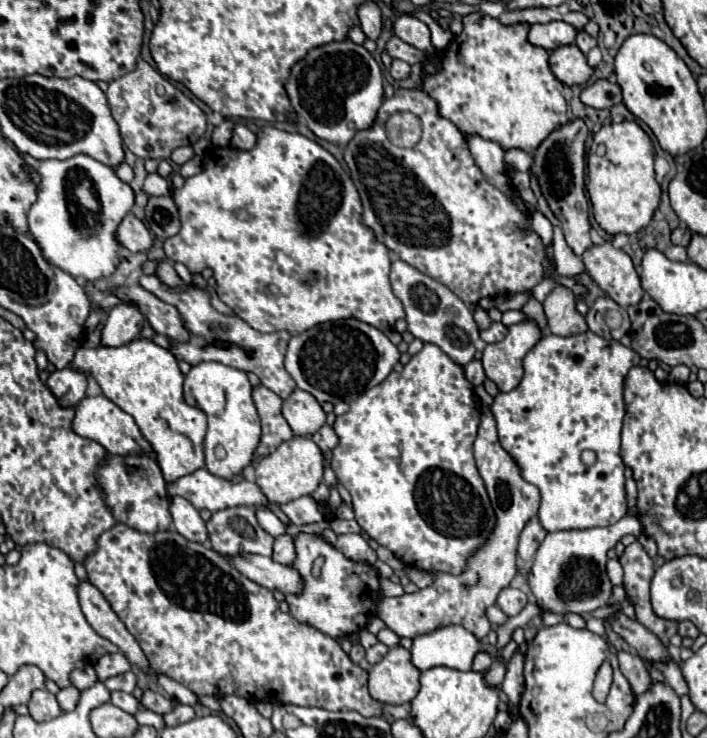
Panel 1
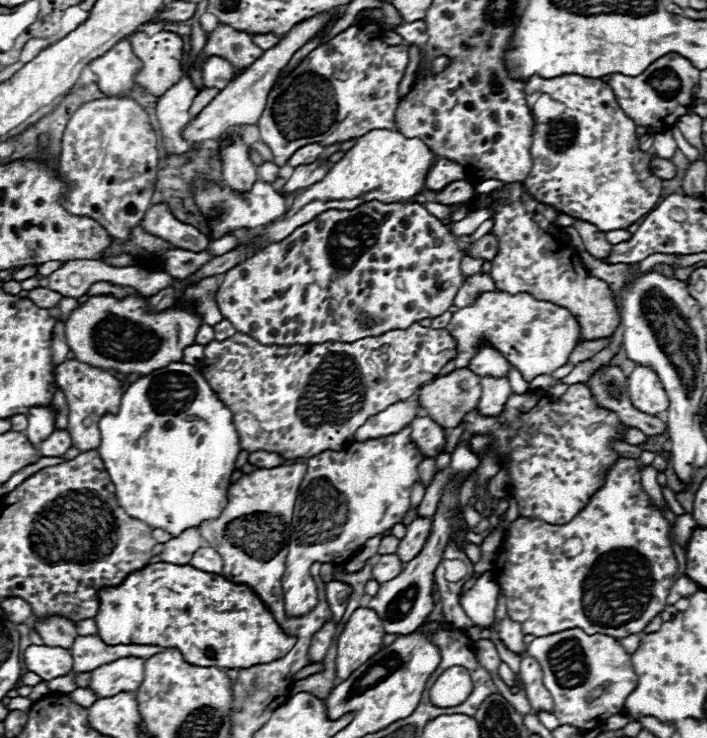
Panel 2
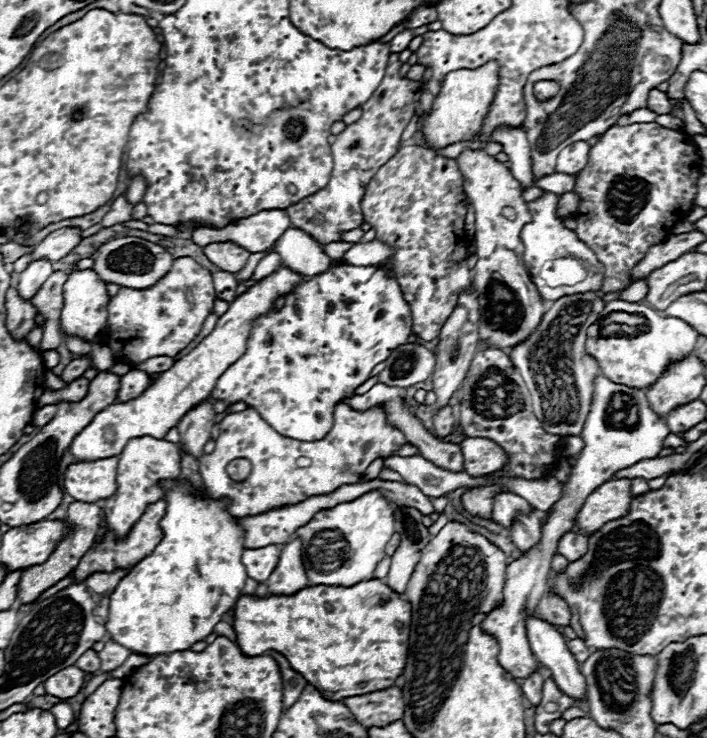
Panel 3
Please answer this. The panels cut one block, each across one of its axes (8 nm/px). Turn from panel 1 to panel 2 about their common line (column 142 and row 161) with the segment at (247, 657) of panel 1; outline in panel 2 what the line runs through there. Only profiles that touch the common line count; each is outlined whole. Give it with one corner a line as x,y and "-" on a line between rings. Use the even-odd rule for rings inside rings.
564,74
556,78
532,76
524,86
524,94
530,108
538,100
538,94
550,94
554,100
564,102
566,106
560,122
534,124
534,142
530,150
532,170
530,176
522,182
534,200
548,204
572,218
586,220
602,232
610,232
616,228
626,230
658,204
662,194
662,180
652,174
650,160
654,154
640,150
634,120
624,114
624,110
616,102
612,88
604,80
578,74

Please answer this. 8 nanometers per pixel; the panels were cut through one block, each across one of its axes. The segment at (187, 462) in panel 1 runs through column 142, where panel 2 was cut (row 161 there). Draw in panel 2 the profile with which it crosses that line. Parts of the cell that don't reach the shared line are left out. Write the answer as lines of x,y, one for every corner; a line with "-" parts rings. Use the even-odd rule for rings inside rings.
370,130
356,140
352,150
346,152
344,158
336,162
320,182
296,194
292,206
280,220
266,224
258,232
250,232
246,238
240,238
238,246
248,244
254,252
258,252
268,244
288,238
300,224
308,224
308,220
314,220
326,210
352,210
372,200
384,204
406,204
416,194
424,192
424,180
434,162
436,154
420,138
406,138
398,130

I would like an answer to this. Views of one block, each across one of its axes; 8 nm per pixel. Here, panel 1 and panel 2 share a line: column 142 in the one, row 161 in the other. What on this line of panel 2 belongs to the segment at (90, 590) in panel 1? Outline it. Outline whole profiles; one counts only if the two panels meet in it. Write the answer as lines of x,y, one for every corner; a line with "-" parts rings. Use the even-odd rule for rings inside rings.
656,156
656,158
652,160
652,168
654,168
654,174
656,174
658,178
662,178
662,180
670,180
670,178
676,176
676,166
674,166
670,160
666,160
666,158

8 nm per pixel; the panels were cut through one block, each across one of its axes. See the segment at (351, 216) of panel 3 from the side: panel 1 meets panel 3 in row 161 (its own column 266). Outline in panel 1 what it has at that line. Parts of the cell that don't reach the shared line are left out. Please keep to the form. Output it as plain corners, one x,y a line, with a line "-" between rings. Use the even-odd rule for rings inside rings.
142,274
138,278
138,284
144,290
152,292
162,302
172,304
180,312
180,318
184,320
184,328
188,328
190,338
186,342
174,342
168,348
176,356
178,362
186,362
190,366
196,366
200,362
214,360
214,362
220,362
220,364
244,370
246,374
254,372
260,378
262,386
266,386
268,390
276,392
282,400
286,400
294,392
296,384
290,378
290,374
284,370
284,354
286,354
286,346
288,346
288,340
290,340
288,332
262,334
262,332
254,330
252,326
248,326
238,316
224,316
224,314
220,314
220,312
216,312
212,308
210,294
206,290
196,288
196,286
190,286
190,288
186,288
182,292
176,292
170,286
166,286
156,274
152,274
152,276

